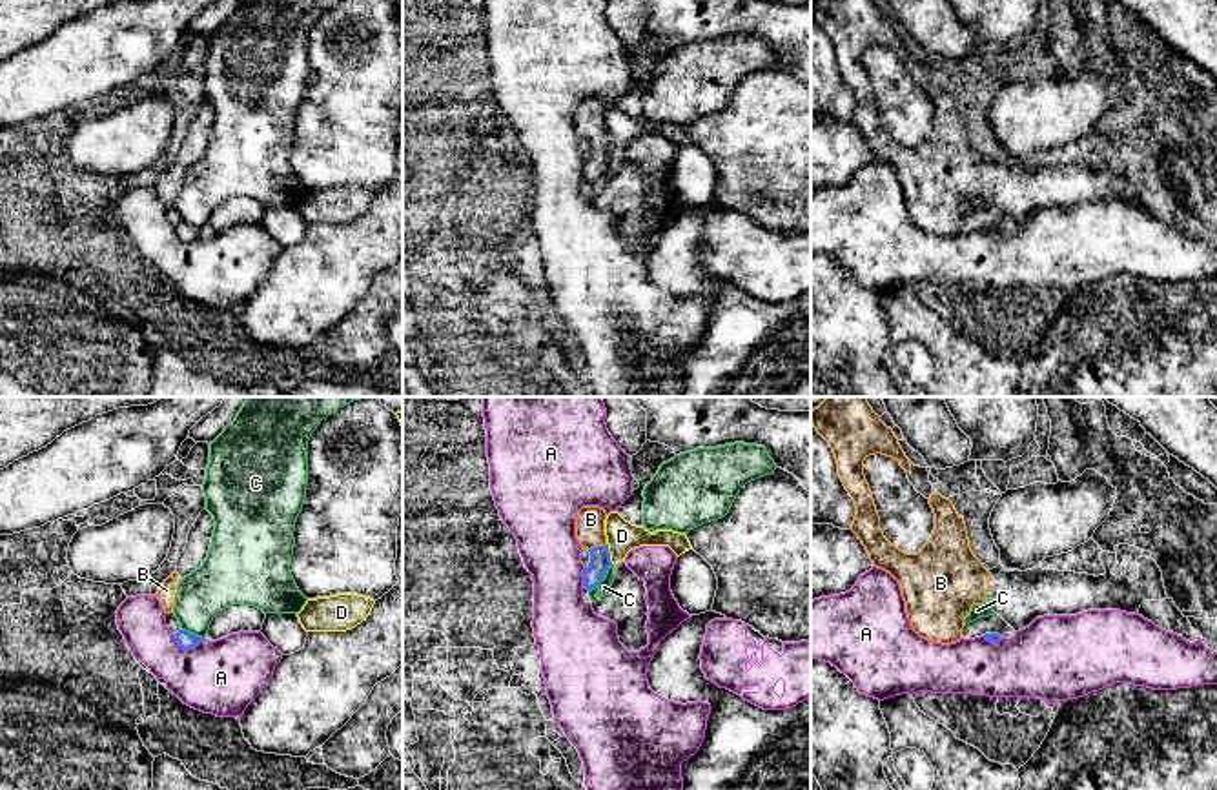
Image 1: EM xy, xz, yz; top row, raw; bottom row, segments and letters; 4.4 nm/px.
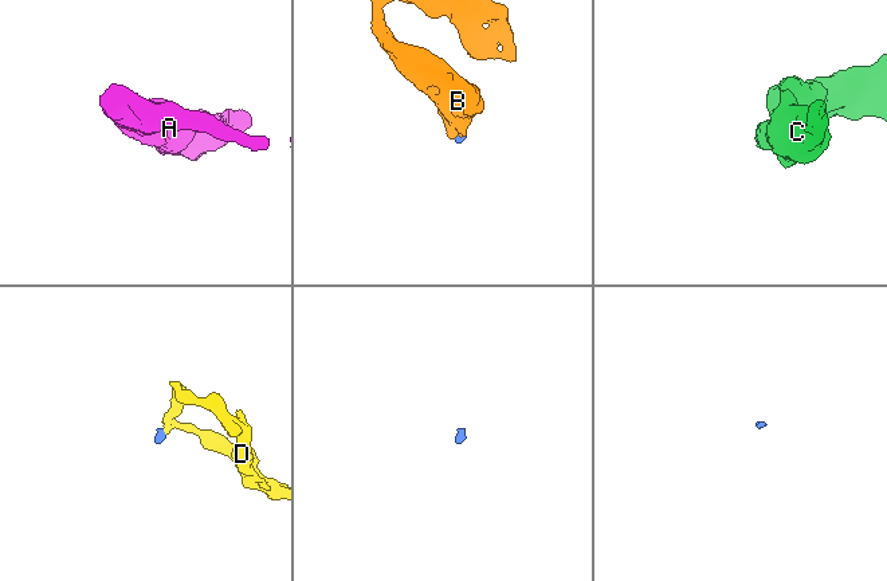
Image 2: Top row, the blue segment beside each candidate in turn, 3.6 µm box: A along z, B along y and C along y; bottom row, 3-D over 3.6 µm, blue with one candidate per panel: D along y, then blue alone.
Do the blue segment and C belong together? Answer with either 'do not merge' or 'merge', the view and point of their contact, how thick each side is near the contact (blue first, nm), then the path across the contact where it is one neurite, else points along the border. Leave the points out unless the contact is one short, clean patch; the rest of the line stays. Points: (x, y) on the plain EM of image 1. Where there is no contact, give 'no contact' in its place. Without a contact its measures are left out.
do not merge; meets blue in xz at (602, 172); 100 nm thick on the blue side, 60 nm on the other; border along xz (613, 157), (589, 182)

